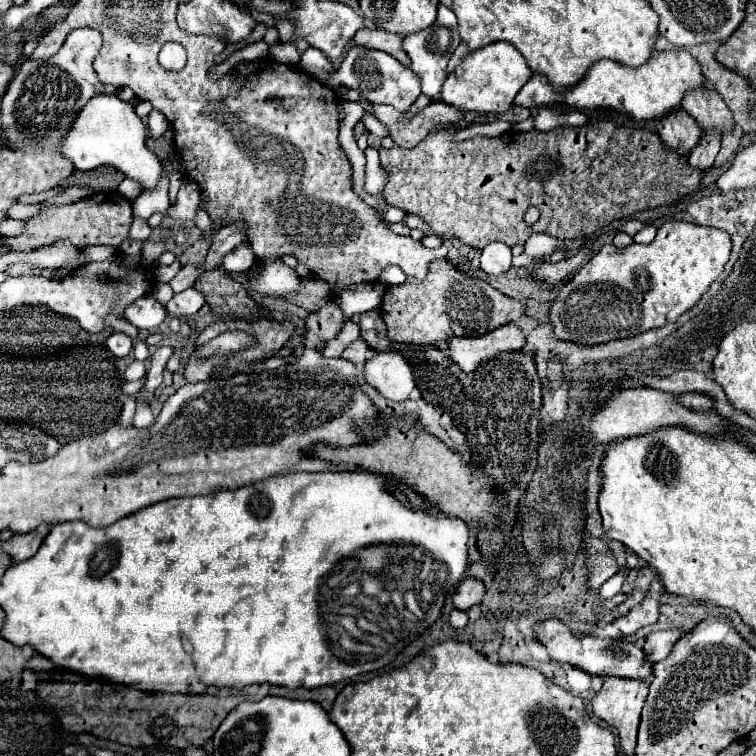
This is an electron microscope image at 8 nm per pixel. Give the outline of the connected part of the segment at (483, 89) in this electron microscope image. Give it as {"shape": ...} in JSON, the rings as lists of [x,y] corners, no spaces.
{"shape":[[[489,43],[479,51],[469,51],[455,71],[447,77],[441,89],[441,101],[459,111],[479,111],[479,113],[505,113],[513,105],[519,89],[533,77],[525,59],[519,55],[511,43]]]}

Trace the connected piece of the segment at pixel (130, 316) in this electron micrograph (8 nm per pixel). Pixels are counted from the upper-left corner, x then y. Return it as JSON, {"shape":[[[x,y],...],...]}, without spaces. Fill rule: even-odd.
{"shape":[[[147,295],[125,309],[125,319],[137,329],[155,331],[167,319],[167,311],[153,295]]]}

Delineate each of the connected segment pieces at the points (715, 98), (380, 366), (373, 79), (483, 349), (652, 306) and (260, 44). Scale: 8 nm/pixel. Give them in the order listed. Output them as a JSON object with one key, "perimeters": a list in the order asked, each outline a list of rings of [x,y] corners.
{"perimeters":[[[[703,85],[703,91],[687,91],[683,107],[687,107],[687,113],[693,115],[703,129],[719,129],[725,133],[733,127],[731,111],[721,95],[709,85]]],[[[375,353],[365,365],[365,381],[379,389],[379,393],[391,401],[407,401],[409,393],[417,387],[415,365],[401,353]]],[[[351,47],[341,67],[325,83],[333,89],[337,89],[339,85],[347,85],[359,91],[359,95],[365,97],[369,103],[387,103],[393,105],[397,111],[407,111],[421,95],[419,79],[409,67],[403,67],[397,59],[391,59],[391,55],[383,51],[373,51],[365,47]]],[[[513,323],[503,325],[481,337],[455,337],[447,339],[447,353],[465,373],[473,371],[479,363],[495,357],[501,351],[515,351],[525,347],[525,335]]],[[[667,221],[659,227],[657,237],[649,245],[631,243],[623,249],[617,249],[615,245],[603,245],[601,251],[595,253],[565,287],[561,287],[549,311],[549,323],[555,329],[555,337],[585,345],[633,337],[643,331],[663,327],[689,311],[709,291],[711,283],[721,275],[729,257],[731,237],[723,229],[703,227],[689,221]]],[[[257,41],[257,43],[247,45],[245,49],[233,53],[231,57],[235,57],[237,61],[241,61],[241,59],[243,59],[243,61],[261,61],[261,59],[267,57],[267,51],[269,51],[267,43],[265,43],[265,41]]]]}

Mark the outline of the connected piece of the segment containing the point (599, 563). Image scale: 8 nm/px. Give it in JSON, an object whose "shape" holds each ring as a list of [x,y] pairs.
{"shape":[[[589,539],[589,547],[585,551],[585,567],[587,567],[587,587],[599,589],[607,579],[619,573],[619,565],[609,545],[601,539]]]}

